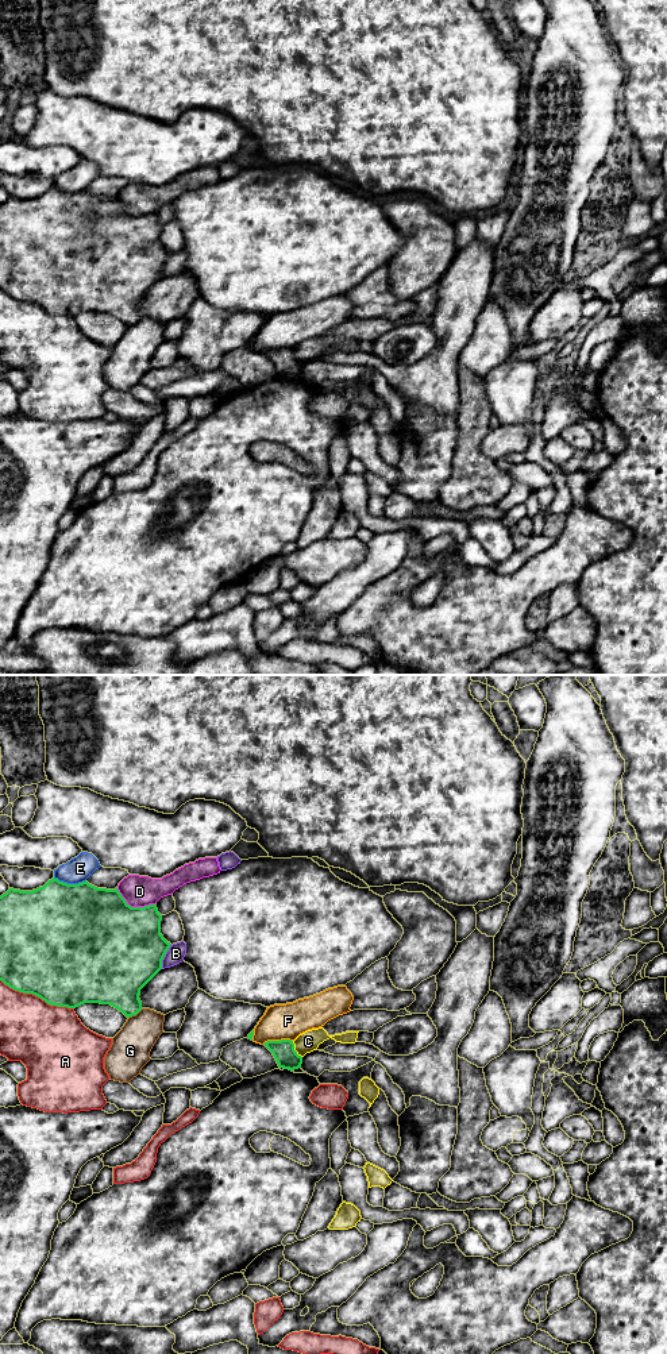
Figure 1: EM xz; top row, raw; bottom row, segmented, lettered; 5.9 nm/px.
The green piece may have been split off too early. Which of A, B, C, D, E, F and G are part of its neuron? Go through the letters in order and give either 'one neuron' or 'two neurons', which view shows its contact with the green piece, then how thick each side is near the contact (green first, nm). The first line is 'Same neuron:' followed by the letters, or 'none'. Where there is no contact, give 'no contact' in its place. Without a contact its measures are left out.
Same neuron: C
A: two neurons; contact in xz; calibres 500 and 380 nm
B: two neurons; contact in xz; calibres 480 and 110 nm
C: one neuron; contact in xz; calibres 140 and 120 nm
D: two neurons; contact in xz; calibres 500 and 190 nm
E: two neurons; contact in xz; calibres 500 and 150 nm
F: two neurons; contact in xz; calibres 140 and 220 nm
G: two neurons; contact in xz; calibres 320 and 240 nm

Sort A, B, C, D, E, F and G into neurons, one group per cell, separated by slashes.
A / B / C / D / E / F / G

